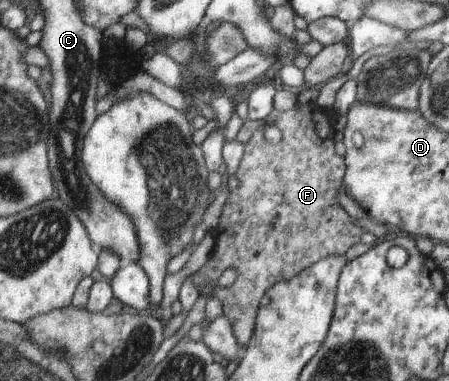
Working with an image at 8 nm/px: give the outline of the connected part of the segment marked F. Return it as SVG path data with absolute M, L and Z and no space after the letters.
M295 102L293 108L284 111L271 109L264 122L275 126L281 133L281 139L276 144L268 143L263 137L263 127L258 127L243 144L243 154L234 172L237 186L230 190L217 225L211 230L213 245L210 256L189 276L199 294L204 282L215 282L227 267L236 270L234 283L221 290L221 294L213 292L213 296L220 302L222 314L231 323L232 333L241 348L251 340L259 302L269 288L279 281L290 279L323 256L343 255L348 248L353 250L353 246L365 238L365 226L353 221L349 210L341 206L346 162L336 153L337 118L332 111L320 109L315 102Z

